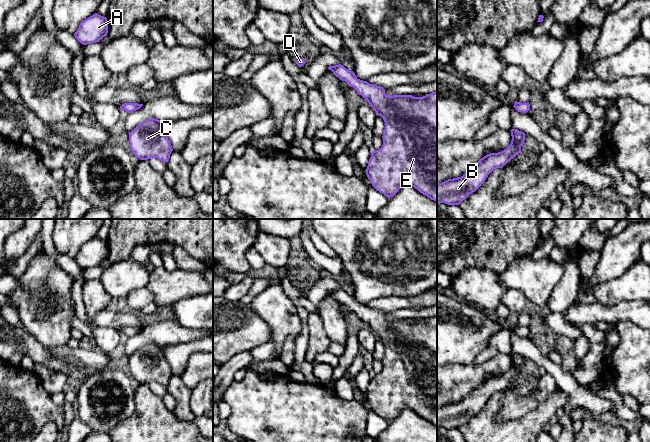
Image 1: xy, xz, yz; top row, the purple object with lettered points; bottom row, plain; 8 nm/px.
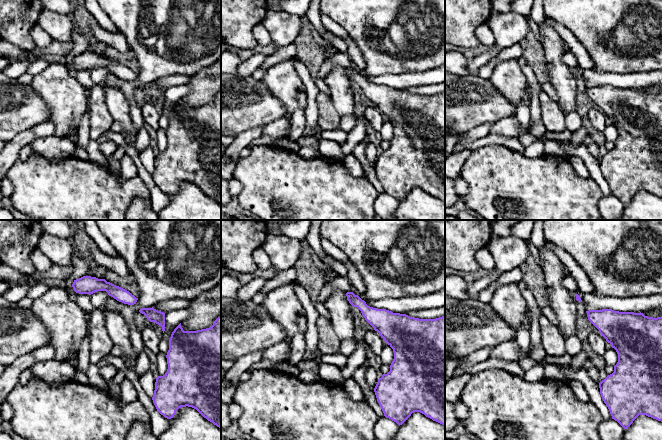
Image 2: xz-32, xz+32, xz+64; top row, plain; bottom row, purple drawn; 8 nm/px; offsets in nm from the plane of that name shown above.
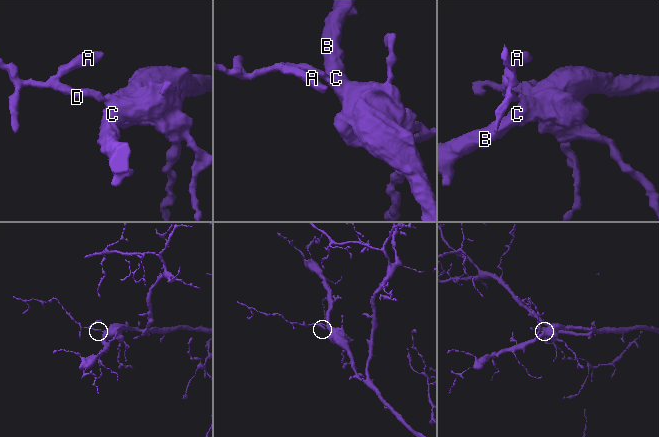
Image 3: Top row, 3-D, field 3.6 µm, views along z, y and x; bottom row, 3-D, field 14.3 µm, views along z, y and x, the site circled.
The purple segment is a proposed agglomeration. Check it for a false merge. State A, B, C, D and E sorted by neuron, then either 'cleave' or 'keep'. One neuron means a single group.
A B C D E; keep

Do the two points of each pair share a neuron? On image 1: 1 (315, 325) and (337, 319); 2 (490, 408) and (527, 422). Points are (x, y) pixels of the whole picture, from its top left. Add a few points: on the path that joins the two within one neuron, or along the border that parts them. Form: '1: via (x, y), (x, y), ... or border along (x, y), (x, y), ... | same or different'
1: border along (318, 313), (324, 331), (332, 342) | different
2: via (490, 420), (497, 427), (515, 427) | same

